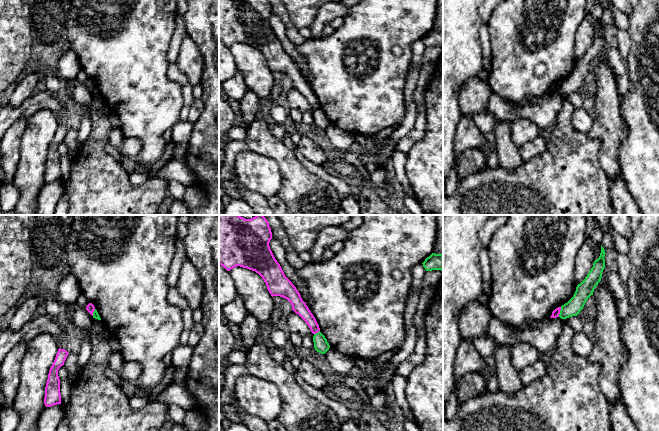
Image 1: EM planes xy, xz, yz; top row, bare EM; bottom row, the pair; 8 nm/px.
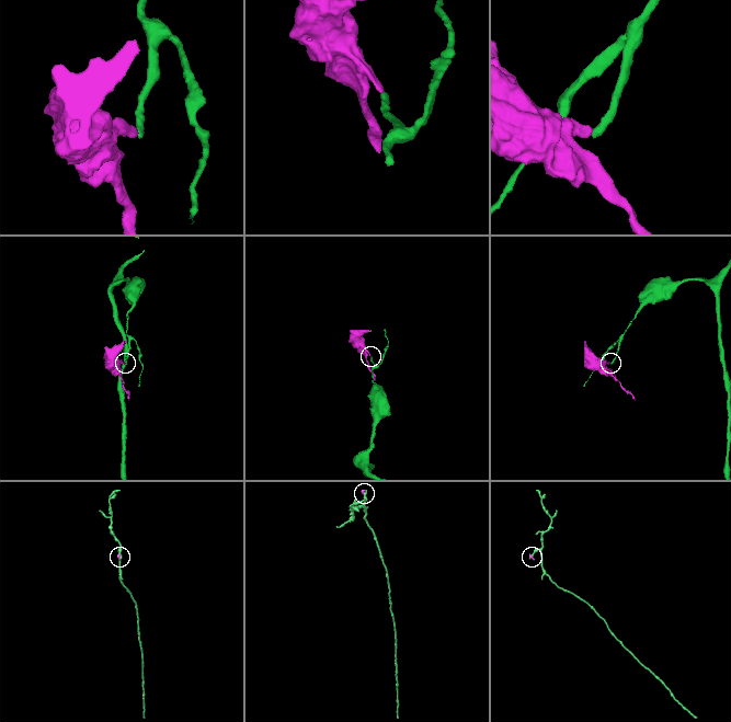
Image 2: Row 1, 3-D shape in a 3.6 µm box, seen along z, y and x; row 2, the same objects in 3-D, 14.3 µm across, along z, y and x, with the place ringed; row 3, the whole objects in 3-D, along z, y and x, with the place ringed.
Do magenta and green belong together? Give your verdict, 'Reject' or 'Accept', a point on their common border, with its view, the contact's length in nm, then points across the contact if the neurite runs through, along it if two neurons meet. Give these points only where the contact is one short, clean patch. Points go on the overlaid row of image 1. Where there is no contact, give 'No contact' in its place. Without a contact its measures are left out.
Reject. Touches magenta at yz (559, 312). Shared border 80 nm. Boundary: yz (561, 307), (558, 316)

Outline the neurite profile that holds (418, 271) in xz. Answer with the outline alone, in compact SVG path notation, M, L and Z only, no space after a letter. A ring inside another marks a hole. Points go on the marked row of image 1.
M417 264L412 268L412 290L411 291L421 291L423 289L423 277L426 270L423 264Z

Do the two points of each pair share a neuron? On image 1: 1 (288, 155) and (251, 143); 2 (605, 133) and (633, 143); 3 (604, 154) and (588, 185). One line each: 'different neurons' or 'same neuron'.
1: same neuron
2: different neurons
3: different neurons

